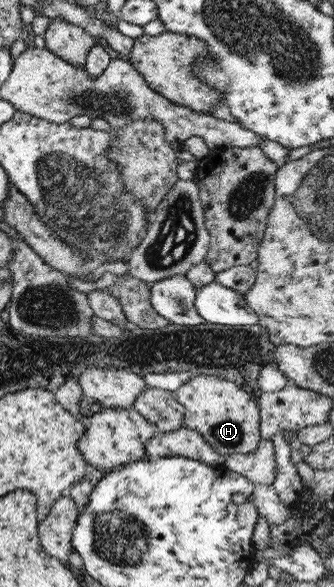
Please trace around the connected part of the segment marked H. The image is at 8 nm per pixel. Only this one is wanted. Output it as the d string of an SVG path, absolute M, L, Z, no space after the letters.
M210 375L190 376L173 392L183 406L182 425L196 431L213 451L226 457L229 454L251 453L261 439L258 432L259 412L256 396L251 397L231 381Z

